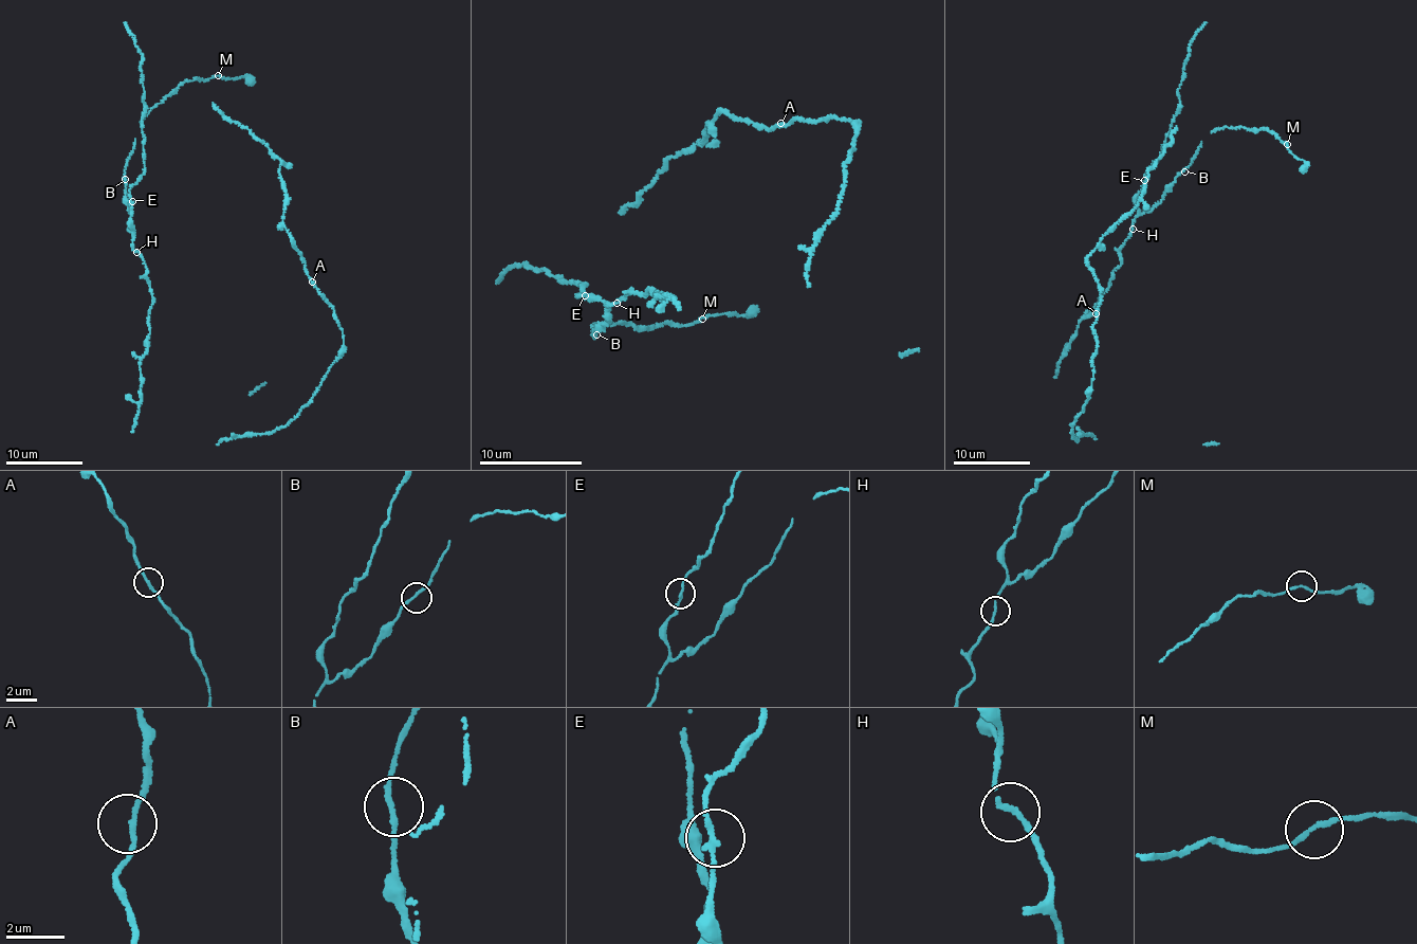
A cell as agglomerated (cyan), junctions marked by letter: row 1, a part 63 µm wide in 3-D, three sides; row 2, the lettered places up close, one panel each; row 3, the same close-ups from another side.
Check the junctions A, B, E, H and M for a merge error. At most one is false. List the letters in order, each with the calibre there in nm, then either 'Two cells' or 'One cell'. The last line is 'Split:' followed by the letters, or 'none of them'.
A: Thickness 160 nm. One cell
B: Thickness 160 nm. One cell
E: Thickness 160 nm. One cell
H: Thickness 160 nm. One cell
M: Thickness 150 nm. One cell
Split: none of them

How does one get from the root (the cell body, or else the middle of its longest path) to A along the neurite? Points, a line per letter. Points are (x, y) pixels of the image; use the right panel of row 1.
A: (1148, 176), (1141, 200), (1112, 231), (1103, 236), (1088, 256), (1088, 267), (1096, 277), (1100, 293), (1096, 313)

